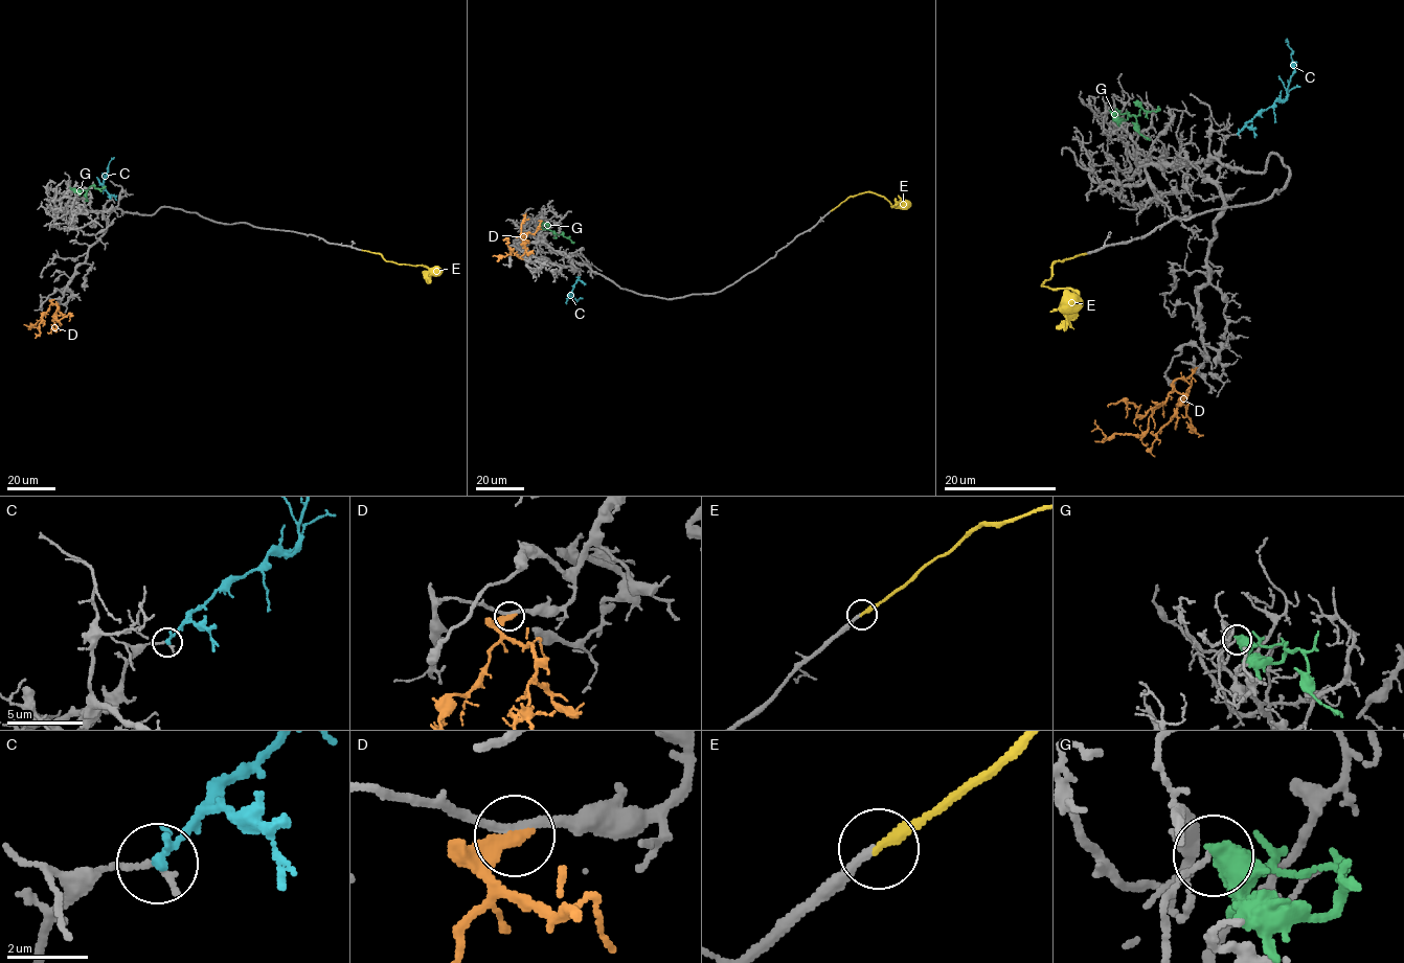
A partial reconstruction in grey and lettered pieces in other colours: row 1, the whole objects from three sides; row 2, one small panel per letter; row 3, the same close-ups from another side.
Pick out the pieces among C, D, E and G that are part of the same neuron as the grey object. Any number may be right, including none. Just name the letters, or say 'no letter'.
E

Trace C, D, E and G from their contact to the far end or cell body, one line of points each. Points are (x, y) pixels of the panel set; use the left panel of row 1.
C: (110, 198), (100, 184), (113, 157)
D: (52, 300), (57, 305), (55, 322)
E: (362, 250), (379, 253), (386, 260), (424, 265), (429, 269), (427, 282)
G: (73, 188), (78, 191), (93, 185), (95, 188), (106, 186)

